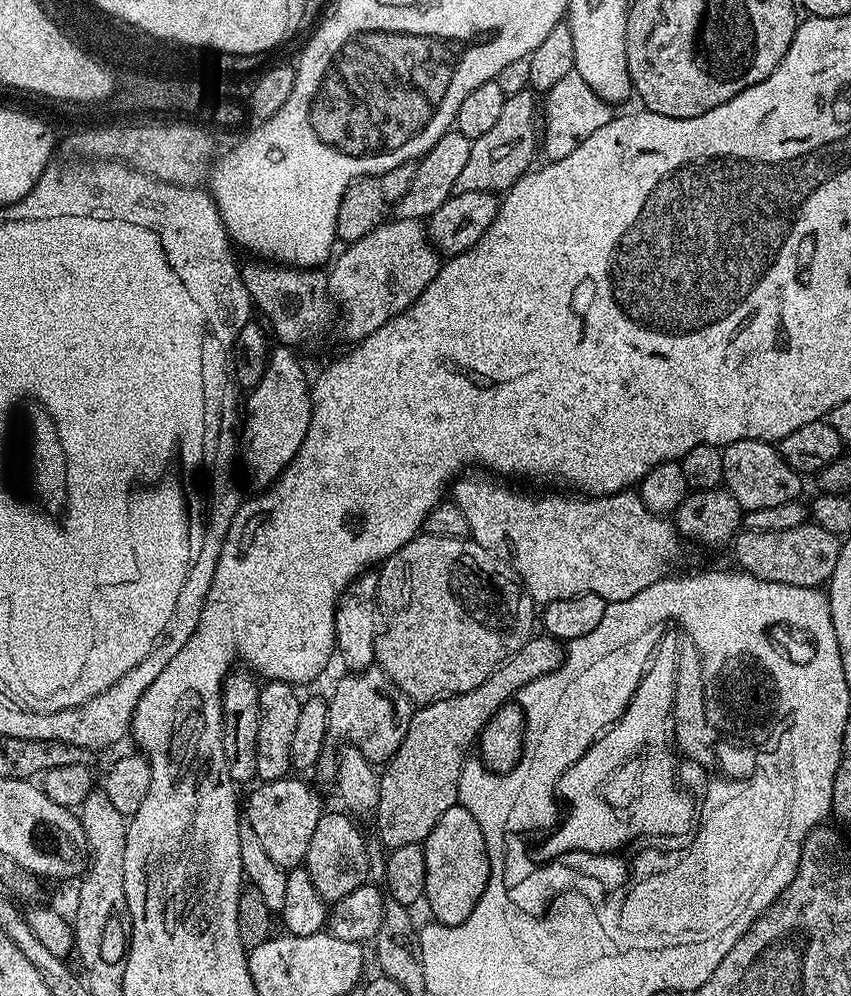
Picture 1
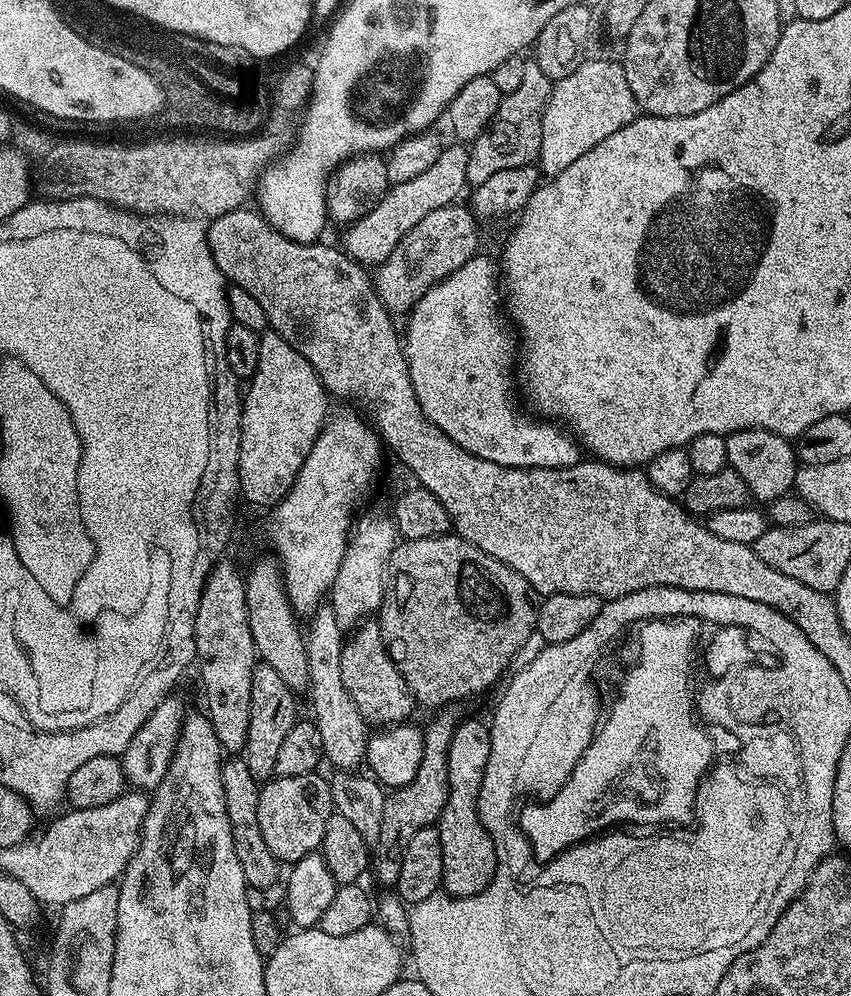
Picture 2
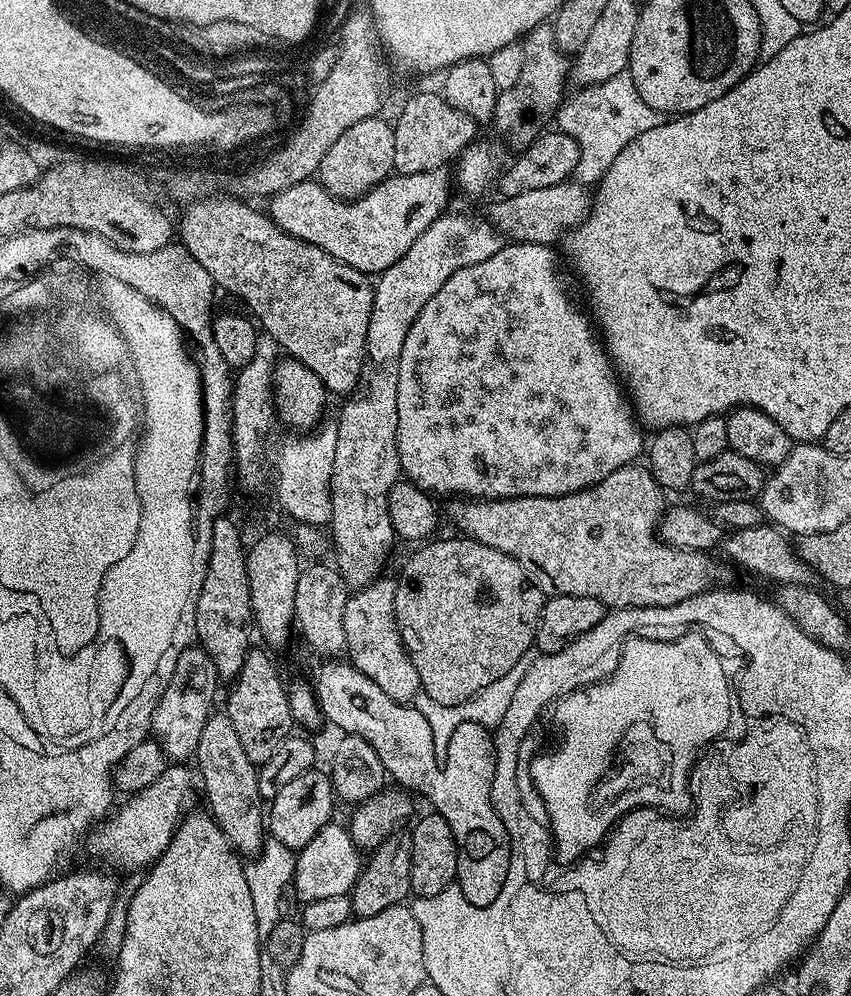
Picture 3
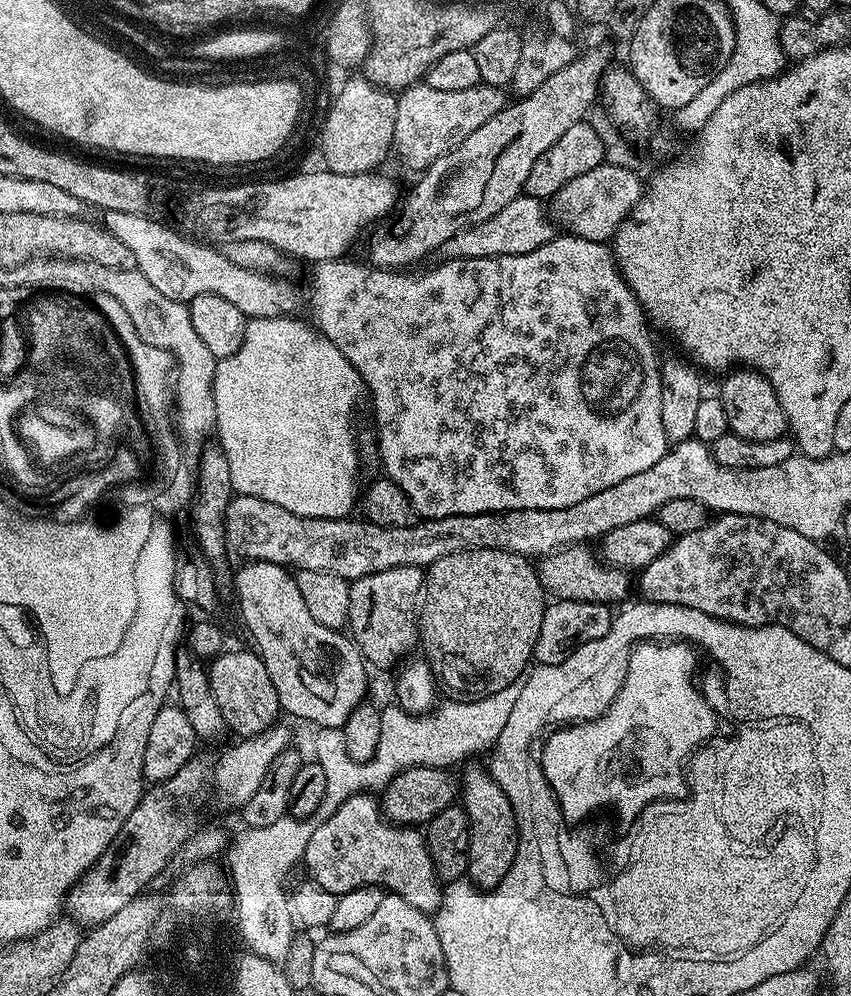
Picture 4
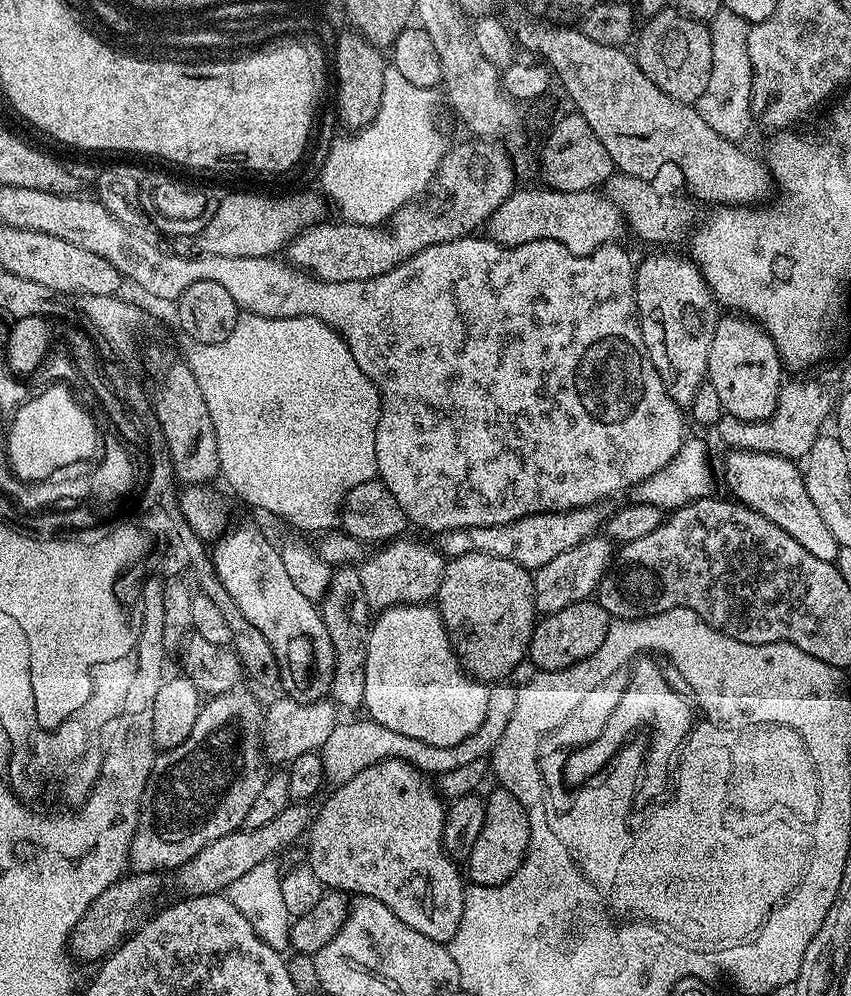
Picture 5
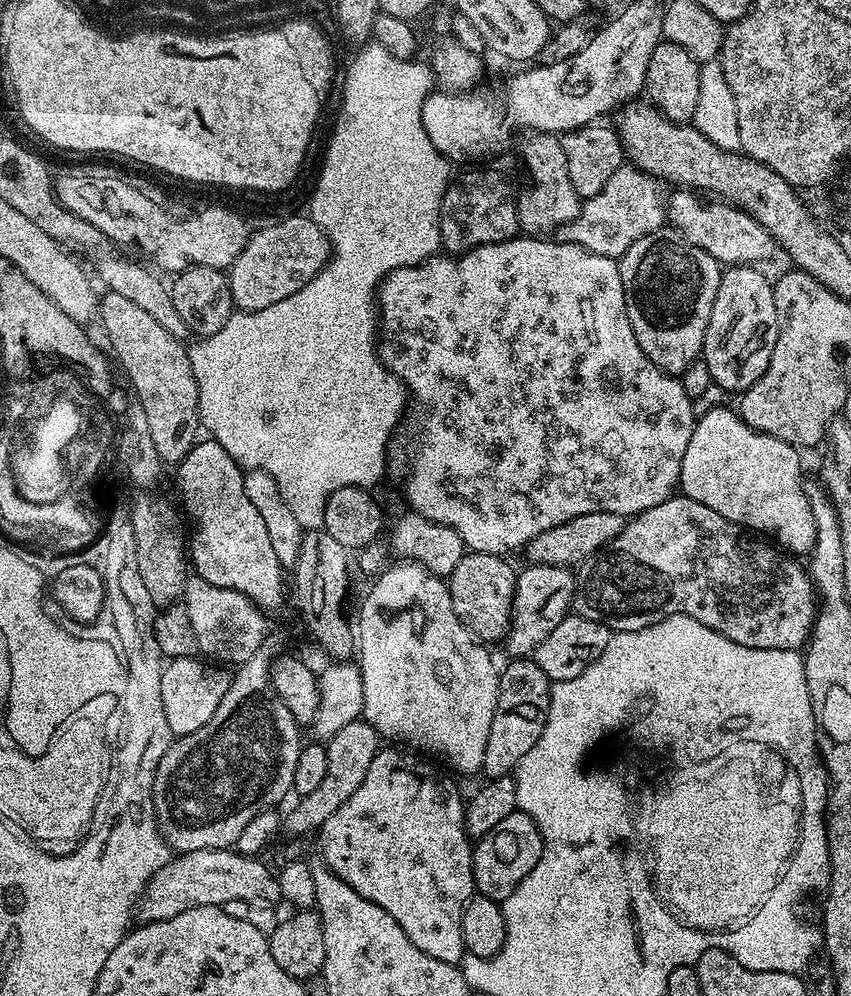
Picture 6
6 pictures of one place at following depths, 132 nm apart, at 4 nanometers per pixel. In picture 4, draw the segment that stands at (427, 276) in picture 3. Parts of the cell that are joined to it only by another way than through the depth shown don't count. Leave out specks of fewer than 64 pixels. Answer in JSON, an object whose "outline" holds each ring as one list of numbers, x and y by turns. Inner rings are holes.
{"outline":[[521,194,514,198,494,218,486,222,478,222,450,238,444,243,442,252,445,257,459,258,490,258,491,256,513,256,514,254,526,254,530,250,538,250,546,242,554,238,553,221,546,211,545,205,534,196]]}

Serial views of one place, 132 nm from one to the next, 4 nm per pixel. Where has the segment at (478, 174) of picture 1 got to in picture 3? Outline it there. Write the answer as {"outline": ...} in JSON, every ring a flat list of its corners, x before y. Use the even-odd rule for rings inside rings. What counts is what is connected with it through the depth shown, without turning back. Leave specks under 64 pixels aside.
{"outline":[[545,22,537,28,531,28,522,40,526,58,522,65,522,74,515,86,499,93,497,98,494,125,504,135,504,140,515,150,523,150,541,135,544,123,551,121,566,99,564,83,570,80,569,57,556,45,551,23]]}

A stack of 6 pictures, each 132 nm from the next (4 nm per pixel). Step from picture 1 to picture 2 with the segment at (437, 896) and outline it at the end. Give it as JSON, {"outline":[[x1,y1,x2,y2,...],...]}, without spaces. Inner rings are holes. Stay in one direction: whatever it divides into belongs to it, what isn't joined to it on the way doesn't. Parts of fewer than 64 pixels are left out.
{"outline":[[461,719,456,726,456,733,448,751,448,801,442,810,438,827,442,838,442,885,443,891,455,898,473,896,490,881,497,879,496,856,498,849,490,829,482,826,478,818,476,799,482,786,484,767,490,758,489,725,480,720]]}

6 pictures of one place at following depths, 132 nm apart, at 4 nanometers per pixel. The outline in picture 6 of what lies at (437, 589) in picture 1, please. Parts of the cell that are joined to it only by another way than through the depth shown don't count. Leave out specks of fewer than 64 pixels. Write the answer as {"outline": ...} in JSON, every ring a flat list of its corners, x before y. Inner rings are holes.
{"outline":[[465,551,462,562,446,578,450,590,450,602,454,602,454,614,481,642,503,641,512,621,512,603,516,589,516,572,503,556]]}

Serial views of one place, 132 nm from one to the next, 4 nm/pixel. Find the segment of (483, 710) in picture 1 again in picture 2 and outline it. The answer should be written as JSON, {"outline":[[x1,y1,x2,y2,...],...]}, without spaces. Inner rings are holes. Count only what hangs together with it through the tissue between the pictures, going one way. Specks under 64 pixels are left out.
{"outline":[[444,710,429,722,428,728,423,729,424,749,418,753,420,760,416,764,416,773,409,784,389,791,384,798,382,810,382,834,378,834,378,842,374,846,374,857,371,871,376,871,376,876,384,886,395,886,398,882,398,870,402,870,400,851,418,834,418,830,431,828,437,823,442,810,448,801,448,751,456,733,458,716,452,710]]}

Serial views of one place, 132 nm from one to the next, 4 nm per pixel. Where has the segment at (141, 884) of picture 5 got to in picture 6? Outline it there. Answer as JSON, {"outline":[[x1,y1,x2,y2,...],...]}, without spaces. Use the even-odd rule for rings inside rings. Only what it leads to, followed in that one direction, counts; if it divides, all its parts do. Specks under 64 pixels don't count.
{"outline":[[207,848,206,850,194,850,193,852,181,852,173,855,166,862,166,866,159,868,155,874,150,878,150,882,144,888,144,893,141,894,140,899,136,901,134,909,134,916,140,924,149,924,150,922,158,922,159,920,165,920,166,918,174,918,174,914,182,914,186,910,191,908,197,908,198,906,214,906,215,908,221,907,226,902,234,902,235,900,244,900,249,902,274,902,272,900,279,901,281,899,280,894,280,881,275,871,271,872,266,865,263,864,263,859,254,856,243,856,241,852,235,850,229,850,226,848]]}

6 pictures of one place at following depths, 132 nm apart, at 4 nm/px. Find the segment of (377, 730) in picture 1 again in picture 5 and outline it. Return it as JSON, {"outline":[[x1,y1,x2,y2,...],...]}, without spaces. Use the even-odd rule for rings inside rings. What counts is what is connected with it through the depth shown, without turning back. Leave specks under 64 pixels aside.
{"outline":[[397,538,377,547,373,551,377,552,359,565,362,590,366,590,369,609,383,610,396,604,423,604,435,601,436,591,442,582,446,557,439,547,432,545,431,548,420,540,408,539]]}

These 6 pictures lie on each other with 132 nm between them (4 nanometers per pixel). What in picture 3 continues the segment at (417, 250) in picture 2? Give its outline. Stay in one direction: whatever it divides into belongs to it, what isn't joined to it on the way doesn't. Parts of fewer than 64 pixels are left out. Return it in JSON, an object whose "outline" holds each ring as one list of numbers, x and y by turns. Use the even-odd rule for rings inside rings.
{"outline":[[565,182,554,186,542,186,542,190,526,190,526,194,514,194,496,201,486,212,487,219,505,237,511,238,517,244,547,244,556,243,573,226,585,219,590,207,590,192,579,182]]}

